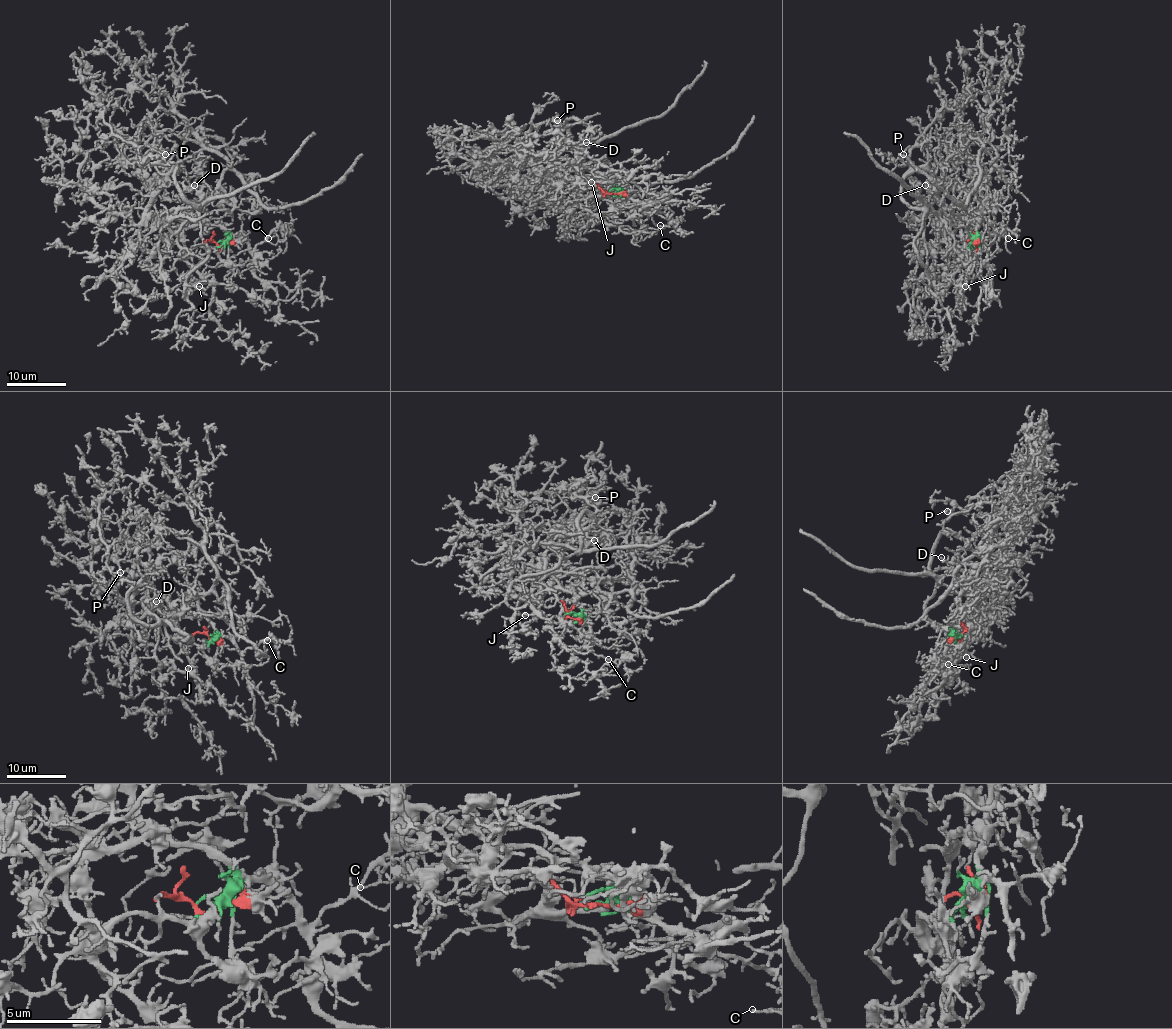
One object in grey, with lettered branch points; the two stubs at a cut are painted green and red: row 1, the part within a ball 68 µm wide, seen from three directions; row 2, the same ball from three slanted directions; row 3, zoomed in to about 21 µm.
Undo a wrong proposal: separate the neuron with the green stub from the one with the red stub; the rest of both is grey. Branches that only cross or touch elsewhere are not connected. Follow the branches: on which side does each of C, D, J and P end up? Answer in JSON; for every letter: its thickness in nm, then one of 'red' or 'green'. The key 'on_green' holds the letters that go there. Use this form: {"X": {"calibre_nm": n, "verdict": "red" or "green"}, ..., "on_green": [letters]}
{"C": {"calibre_nm": 120, "verdict": "green"}, "D": {"calibre_nm": 160, "verdict": "red"}, "J": {"calibre_nm": 150, "verdict": "red"}, "P": {"calibre_nm": 160, "verdict": "red"}, "on_green": ["C"]}

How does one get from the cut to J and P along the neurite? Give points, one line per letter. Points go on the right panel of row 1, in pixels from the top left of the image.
J: (977, 243), (968, 240), (956, 251), (953, 236), (928, 208), (913, 245), (933, 292), (949, 285), (965, 286)
P: (977, 243), (968, 240), (956, 251), (937, 214), (915, 208), (902, 196), (910, 166), (899, 157), (903, 154)

